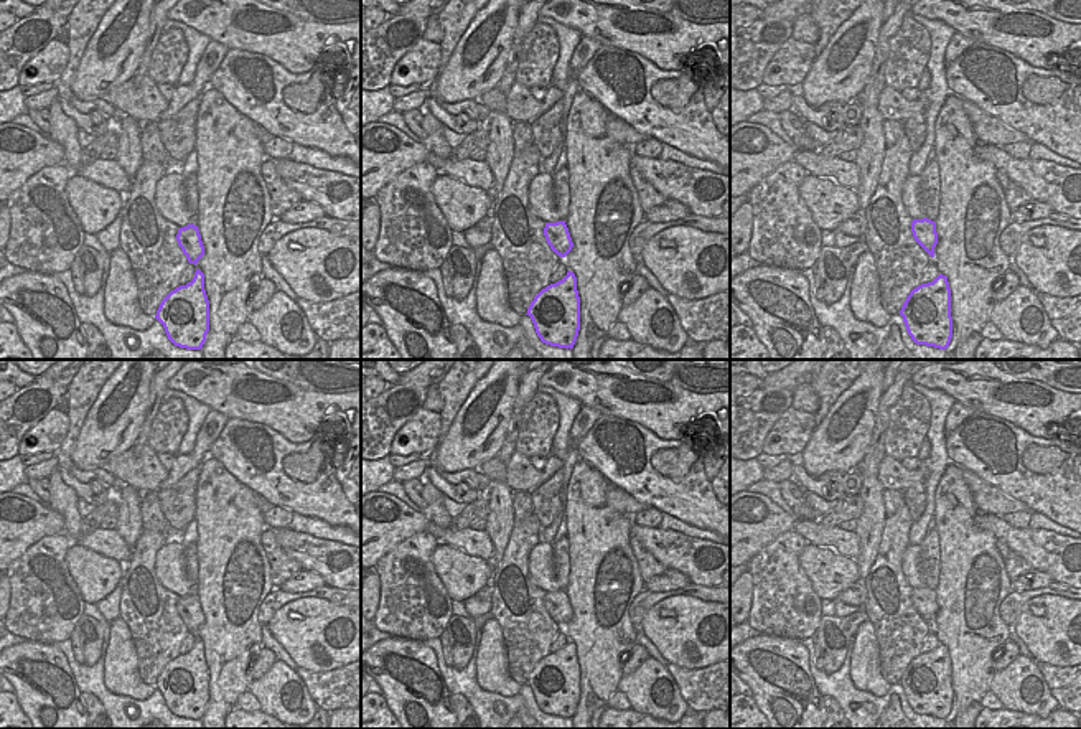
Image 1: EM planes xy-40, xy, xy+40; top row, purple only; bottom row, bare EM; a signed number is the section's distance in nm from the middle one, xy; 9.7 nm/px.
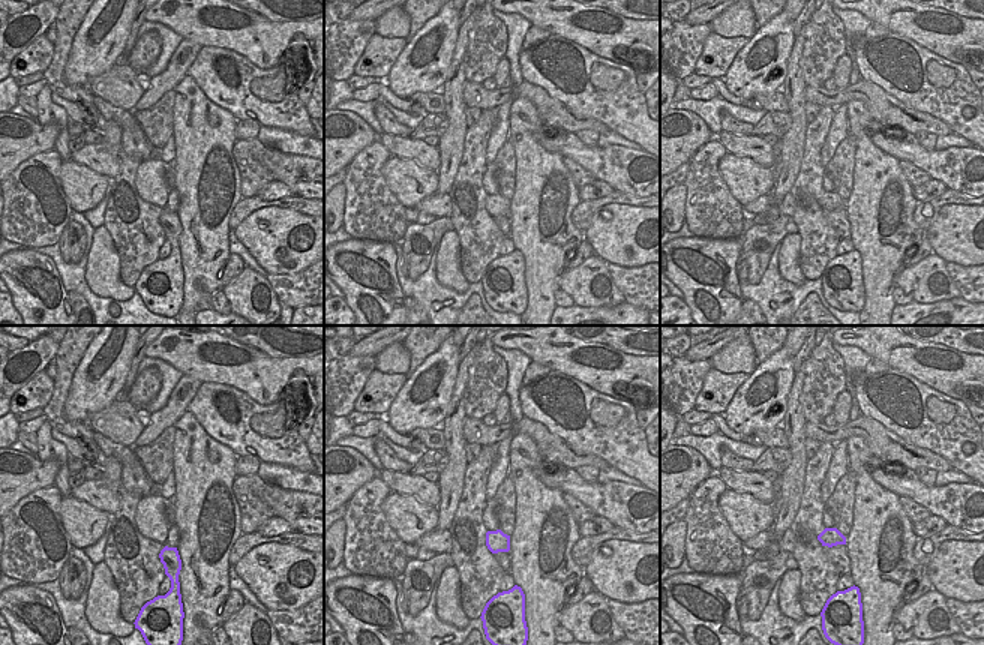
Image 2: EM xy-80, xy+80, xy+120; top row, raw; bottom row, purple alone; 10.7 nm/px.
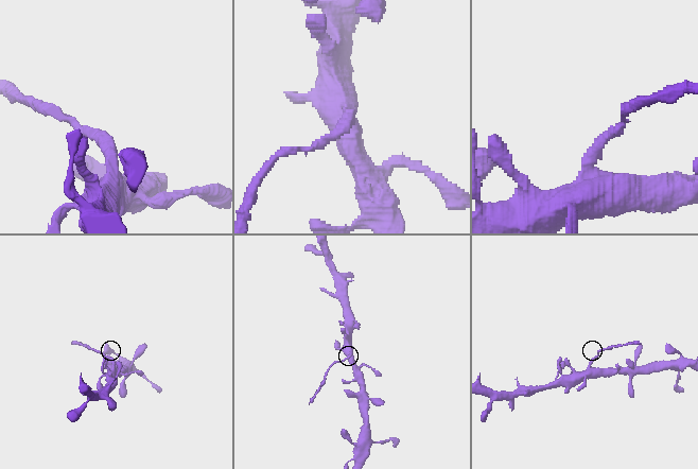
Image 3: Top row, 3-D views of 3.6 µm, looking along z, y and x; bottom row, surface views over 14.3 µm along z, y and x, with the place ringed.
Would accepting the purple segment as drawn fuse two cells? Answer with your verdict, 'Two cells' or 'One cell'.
Two cells.

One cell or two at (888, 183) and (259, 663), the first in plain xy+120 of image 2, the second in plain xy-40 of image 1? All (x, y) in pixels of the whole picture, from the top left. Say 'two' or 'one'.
two

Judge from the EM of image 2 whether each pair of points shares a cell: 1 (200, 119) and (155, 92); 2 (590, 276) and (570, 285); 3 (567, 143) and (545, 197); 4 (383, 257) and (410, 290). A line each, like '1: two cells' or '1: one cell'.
1: two cells
2: one cell
3: two cells
4: two cells

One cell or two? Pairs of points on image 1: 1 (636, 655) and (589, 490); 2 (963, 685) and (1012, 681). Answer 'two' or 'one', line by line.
1: two
2: two

